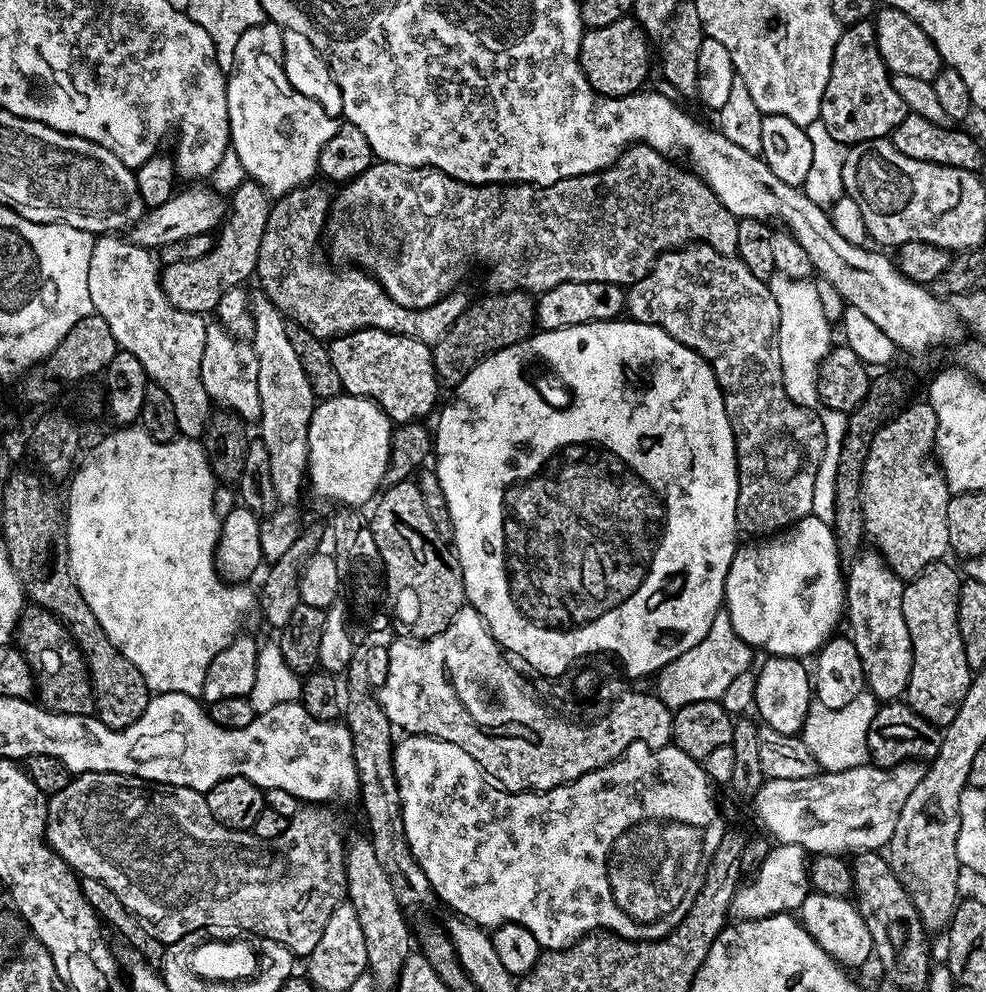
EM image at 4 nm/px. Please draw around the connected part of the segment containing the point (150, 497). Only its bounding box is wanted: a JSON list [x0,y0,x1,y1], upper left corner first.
[66,426,254,697]

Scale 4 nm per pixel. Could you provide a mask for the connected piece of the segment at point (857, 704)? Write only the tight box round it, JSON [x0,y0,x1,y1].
[802,690,877,772]

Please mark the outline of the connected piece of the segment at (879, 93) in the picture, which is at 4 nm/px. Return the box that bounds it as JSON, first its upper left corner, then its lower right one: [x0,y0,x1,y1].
[819,20,905,146]

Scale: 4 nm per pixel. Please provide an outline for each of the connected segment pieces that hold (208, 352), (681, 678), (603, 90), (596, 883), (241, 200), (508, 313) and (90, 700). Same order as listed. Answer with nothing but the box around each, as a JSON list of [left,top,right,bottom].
[[200,323,262,422],[655,608,753,710],[580,15,652,96],[392,734,726,950],[160,179,273,314],[432,292,537,386],[15,603,96,716]]

